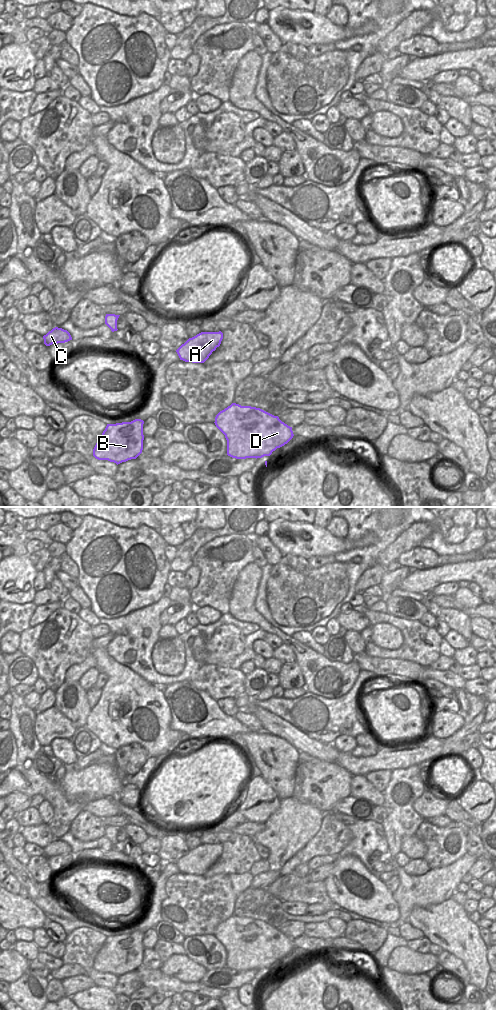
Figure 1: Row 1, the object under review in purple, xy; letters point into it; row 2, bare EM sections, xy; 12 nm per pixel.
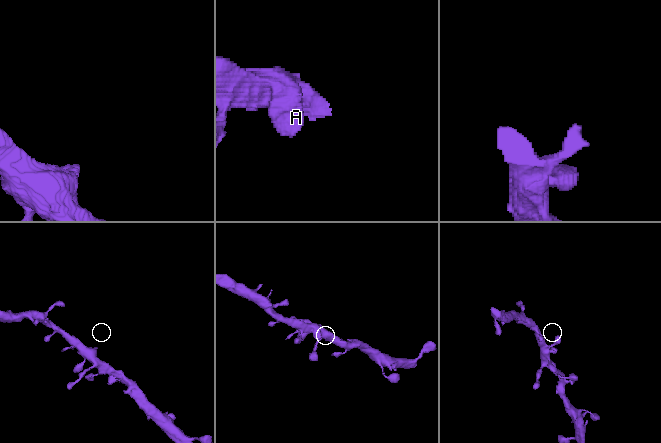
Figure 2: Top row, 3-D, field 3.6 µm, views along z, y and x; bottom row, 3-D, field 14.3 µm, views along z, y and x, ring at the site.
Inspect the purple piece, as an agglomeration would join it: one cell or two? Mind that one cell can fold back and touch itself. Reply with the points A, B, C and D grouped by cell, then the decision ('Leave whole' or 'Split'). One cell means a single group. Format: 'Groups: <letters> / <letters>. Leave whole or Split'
Groups: A B C D. Leave whole

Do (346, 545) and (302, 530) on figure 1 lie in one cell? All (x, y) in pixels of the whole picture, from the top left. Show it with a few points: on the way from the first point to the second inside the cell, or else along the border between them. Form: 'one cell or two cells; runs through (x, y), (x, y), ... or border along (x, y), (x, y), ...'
one cell; runs through (335, 545), (316, 541), (312, 537)

